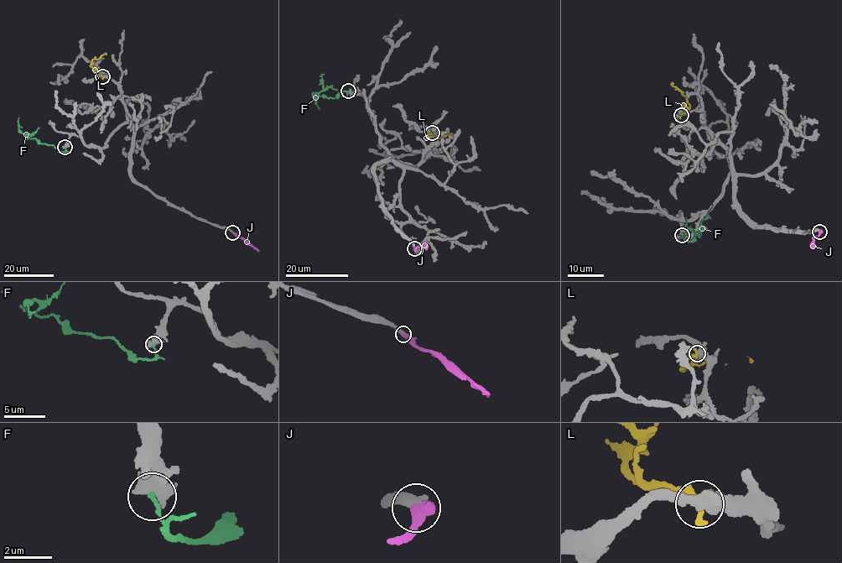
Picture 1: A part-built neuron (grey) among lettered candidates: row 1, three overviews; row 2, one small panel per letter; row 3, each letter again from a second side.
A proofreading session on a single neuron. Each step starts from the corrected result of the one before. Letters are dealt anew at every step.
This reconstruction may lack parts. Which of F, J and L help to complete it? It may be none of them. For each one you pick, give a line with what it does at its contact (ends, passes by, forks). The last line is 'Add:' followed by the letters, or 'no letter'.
J: it ends
Add: J

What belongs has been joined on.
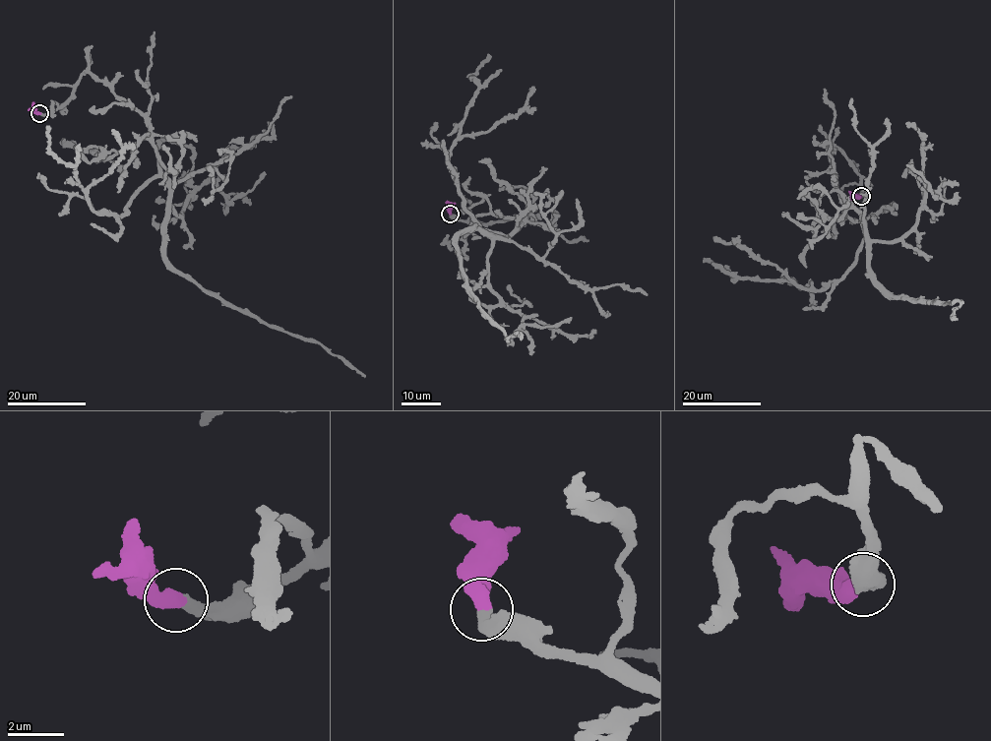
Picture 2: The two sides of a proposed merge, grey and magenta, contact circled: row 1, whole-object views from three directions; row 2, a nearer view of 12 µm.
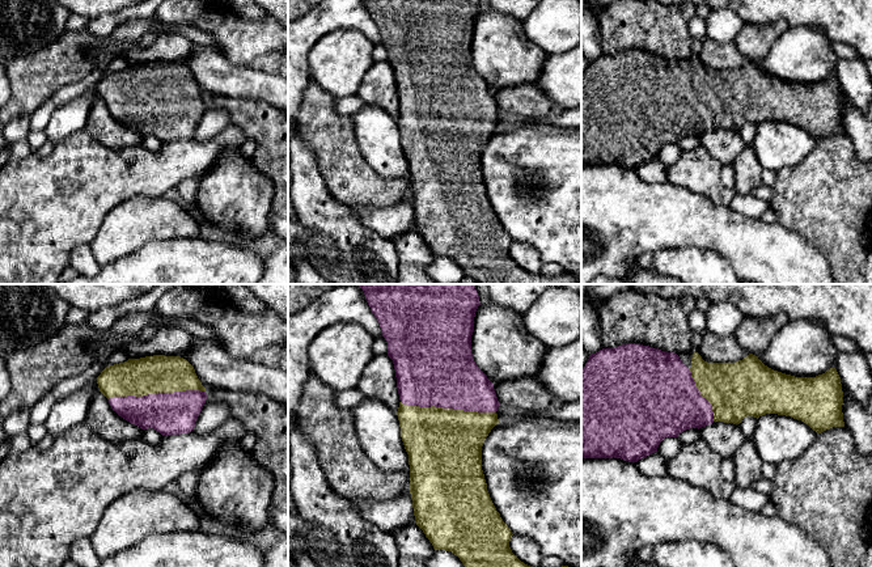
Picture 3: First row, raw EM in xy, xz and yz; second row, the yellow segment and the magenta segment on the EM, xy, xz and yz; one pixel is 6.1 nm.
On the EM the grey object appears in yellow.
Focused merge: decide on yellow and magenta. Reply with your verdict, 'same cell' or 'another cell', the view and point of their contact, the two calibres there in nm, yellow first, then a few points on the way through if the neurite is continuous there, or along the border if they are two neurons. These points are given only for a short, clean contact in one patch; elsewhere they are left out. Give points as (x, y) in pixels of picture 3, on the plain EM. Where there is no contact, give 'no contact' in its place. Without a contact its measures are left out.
same cell | xy (156, 100) | 240/260 nm

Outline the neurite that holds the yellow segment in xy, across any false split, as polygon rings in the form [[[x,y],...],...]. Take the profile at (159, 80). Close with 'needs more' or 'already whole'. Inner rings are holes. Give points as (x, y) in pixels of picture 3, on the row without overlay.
[[[153,62],[128,65],[124,69],[106,73],[97,84],[100,98],[109,106],[111,115],[127,128],[141,136],[153,135],[162,143],[189,140],[206,110],[206,94],[198,85],[194,73],[183,64]]]; needs more

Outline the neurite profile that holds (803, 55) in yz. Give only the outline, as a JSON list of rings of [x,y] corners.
[[[818,27],[787,29],[772,45],[770,54],[758,63],[769,75],[795,84],[816,84],[834,75],[839,58],[831,50],[831,39]]]

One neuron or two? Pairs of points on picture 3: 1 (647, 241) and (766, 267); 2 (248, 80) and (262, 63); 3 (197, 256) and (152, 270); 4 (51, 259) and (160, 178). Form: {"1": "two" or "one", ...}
{"1": "one", "2": "two", "3": "one", "4": "one"}

